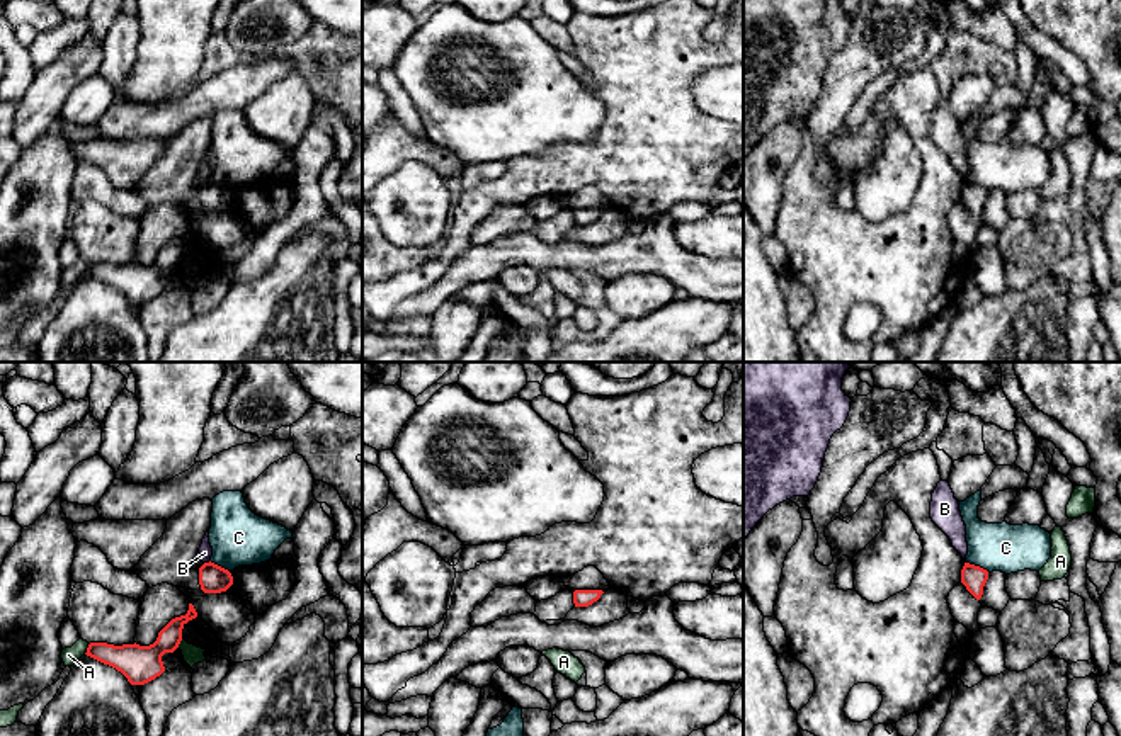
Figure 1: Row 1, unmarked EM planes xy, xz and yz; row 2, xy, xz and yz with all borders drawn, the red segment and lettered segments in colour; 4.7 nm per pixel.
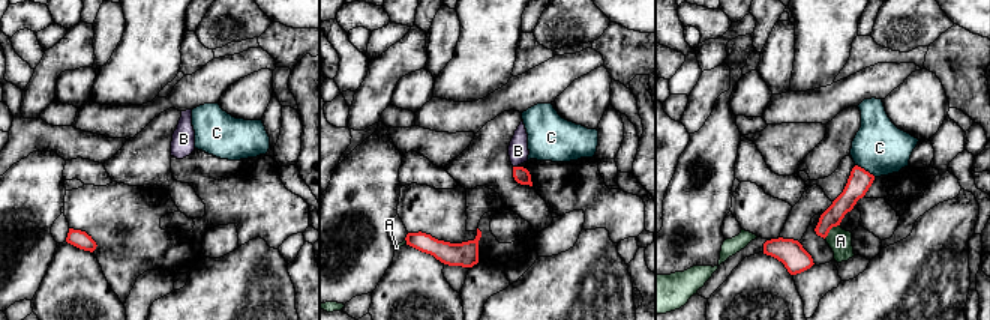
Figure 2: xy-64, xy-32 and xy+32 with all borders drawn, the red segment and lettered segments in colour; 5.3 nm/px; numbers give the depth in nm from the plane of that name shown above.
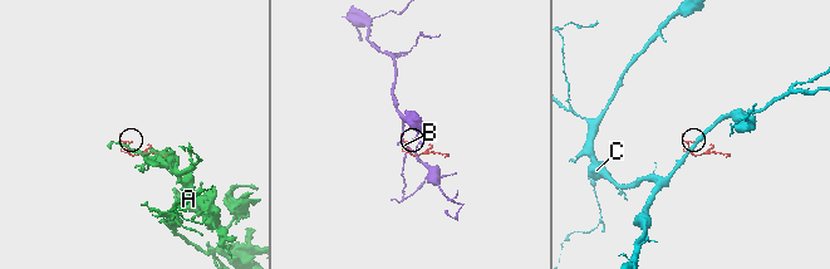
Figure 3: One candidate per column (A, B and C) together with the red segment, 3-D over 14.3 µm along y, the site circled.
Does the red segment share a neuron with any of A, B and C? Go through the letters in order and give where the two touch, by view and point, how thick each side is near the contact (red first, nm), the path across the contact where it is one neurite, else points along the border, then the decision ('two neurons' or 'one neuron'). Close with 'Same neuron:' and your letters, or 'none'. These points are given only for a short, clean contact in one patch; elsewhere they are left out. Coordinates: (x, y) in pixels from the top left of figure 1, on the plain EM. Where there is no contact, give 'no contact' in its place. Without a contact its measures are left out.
A: contact xy (87, 269); calibres 180 and 80 nm; two neurons
B: contact xy (206, 182); calibres 140 and 70 nm; border xy (210, 179), (204, 182); two neurons
C: contact yz (978, 186); calibres 110 and 220 nm; border yz (967, 181), (989, 191); two neurons
Same neuron: none

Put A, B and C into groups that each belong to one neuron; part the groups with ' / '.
A / B / C

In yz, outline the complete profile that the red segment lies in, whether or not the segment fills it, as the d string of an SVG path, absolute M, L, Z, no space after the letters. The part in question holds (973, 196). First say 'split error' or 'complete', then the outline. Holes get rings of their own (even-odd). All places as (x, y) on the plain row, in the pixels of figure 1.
complete; M965 182L961 189L961 202L976 219L982 218L987 199L988 199L987 189Z

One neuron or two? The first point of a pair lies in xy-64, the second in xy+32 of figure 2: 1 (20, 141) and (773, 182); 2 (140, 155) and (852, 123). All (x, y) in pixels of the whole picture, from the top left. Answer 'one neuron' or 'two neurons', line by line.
1: two neurons
2: one neuron

